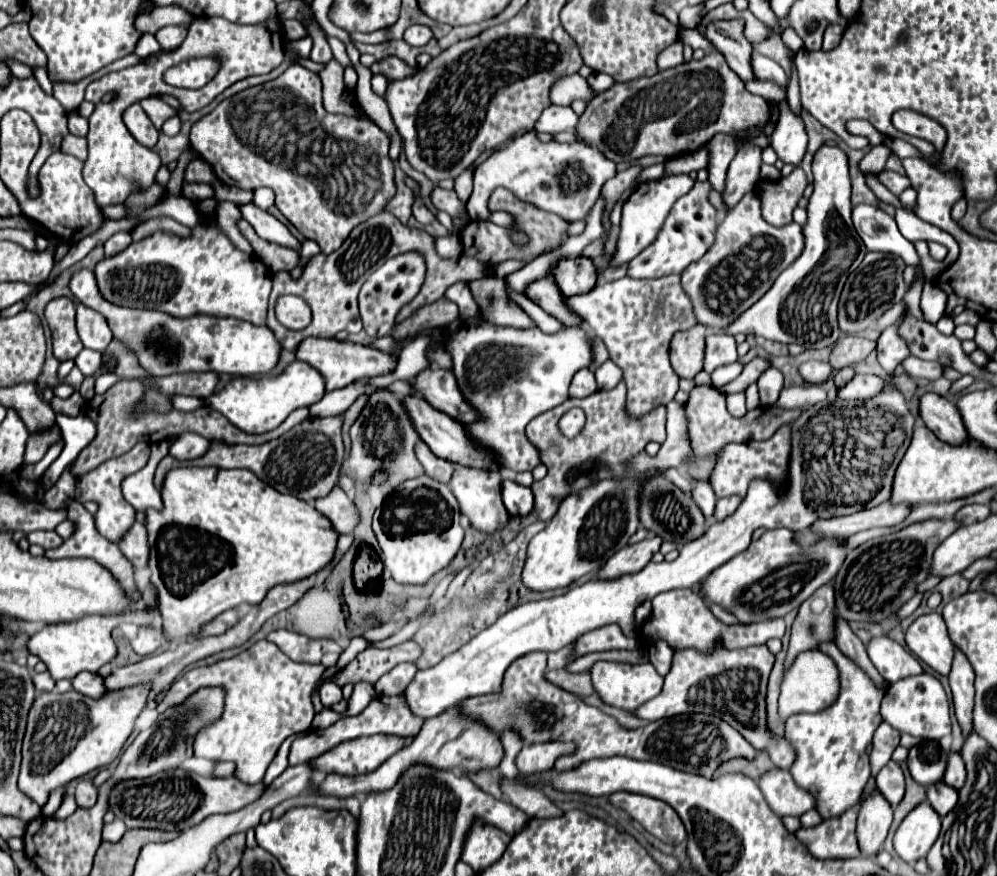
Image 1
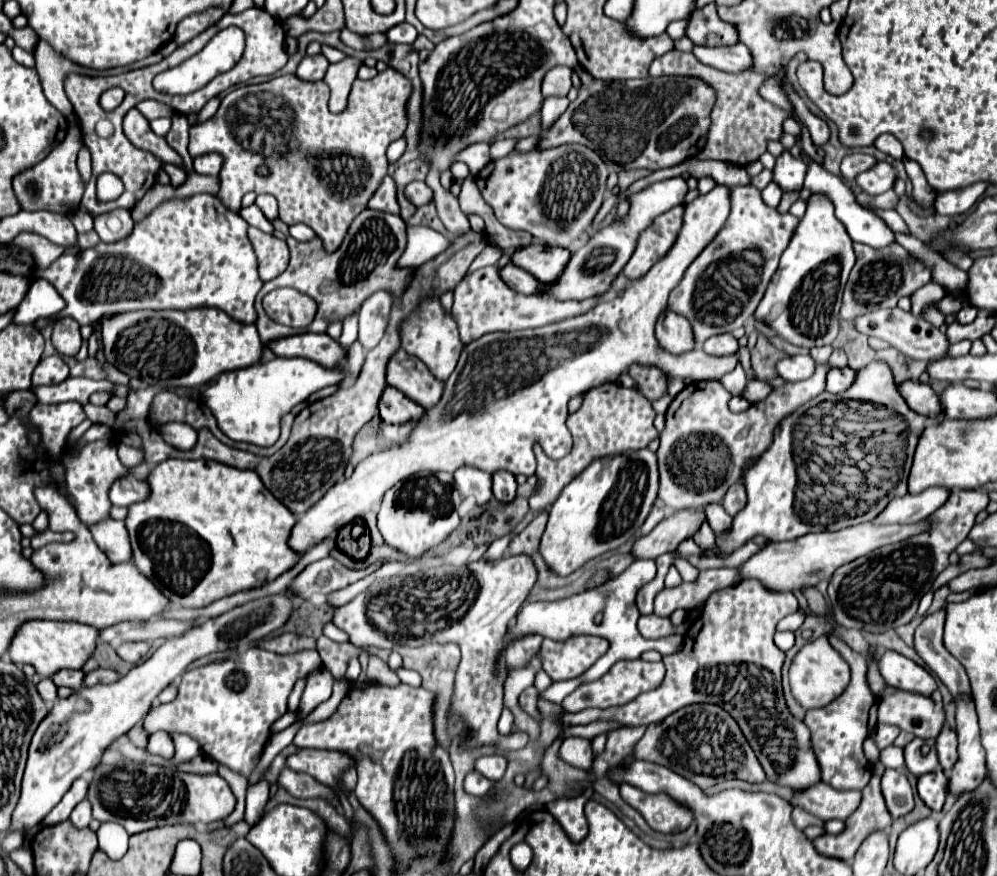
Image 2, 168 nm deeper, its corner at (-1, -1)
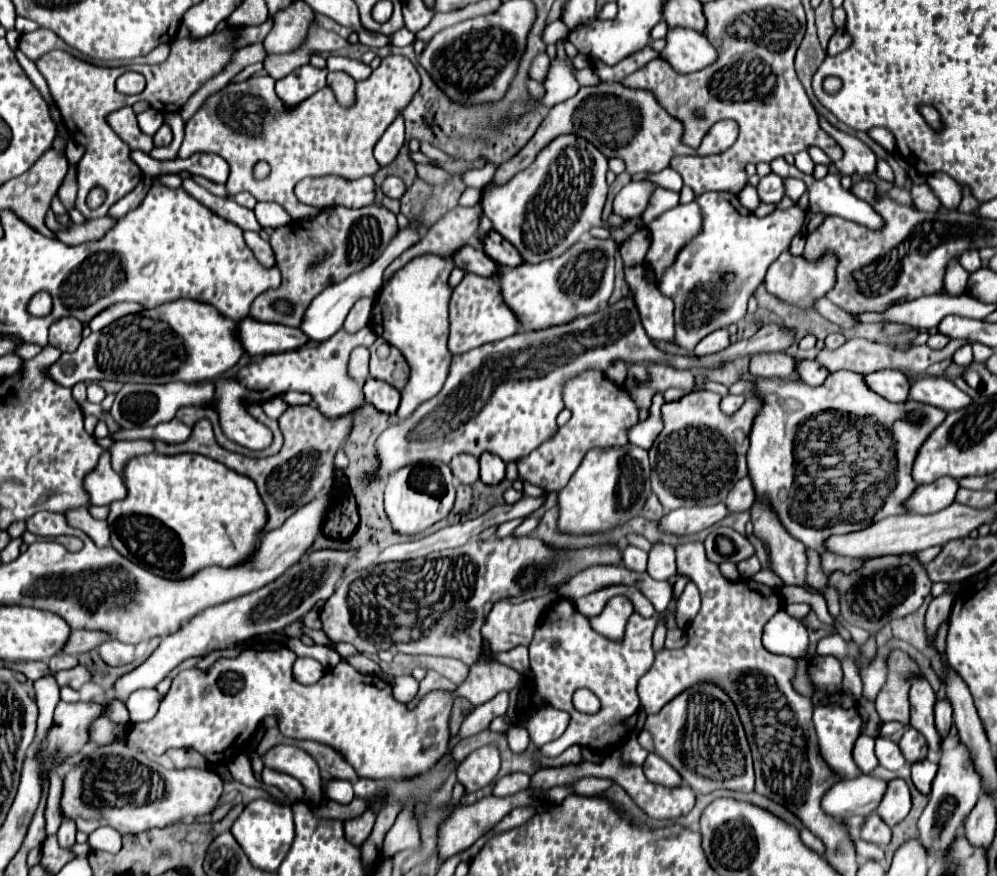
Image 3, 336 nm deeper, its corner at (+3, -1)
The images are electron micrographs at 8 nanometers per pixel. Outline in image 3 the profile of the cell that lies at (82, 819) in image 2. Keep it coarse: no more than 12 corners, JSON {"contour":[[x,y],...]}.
{"contour":[[62,821],[58,829],[58,841],[62,847],[76,843],[76,823]]}

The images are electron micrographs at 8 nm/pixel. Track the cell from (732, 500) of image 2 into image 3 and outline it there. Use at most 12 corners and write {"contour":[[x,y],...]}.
{"contour":[[748,477],[730,489],[726,507],[742,513],[754,505],[756,495]]}

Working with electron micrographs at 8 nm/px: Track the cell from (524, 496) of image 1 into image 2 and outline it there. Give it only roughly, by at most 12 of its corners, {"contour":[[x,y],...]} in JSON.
{"contour":[[508,471],[492,473],[494,497],[508,503],[516,497],[516,479]]}

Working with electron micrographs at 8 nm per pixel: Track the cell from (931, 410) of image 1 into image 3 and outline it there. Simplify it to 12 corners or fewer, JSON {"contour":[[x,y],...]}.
{"contour":[[874,371],[866,383],[892,403],[906,403],[910,377]]}

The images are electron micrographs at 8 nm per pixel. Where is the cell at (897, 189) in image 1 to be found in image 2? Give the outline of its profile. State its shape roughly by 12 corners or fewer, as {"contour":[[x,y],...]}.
{"contour":[[886,161],[854,181],[870,195],[892,189],[896,171]]}

